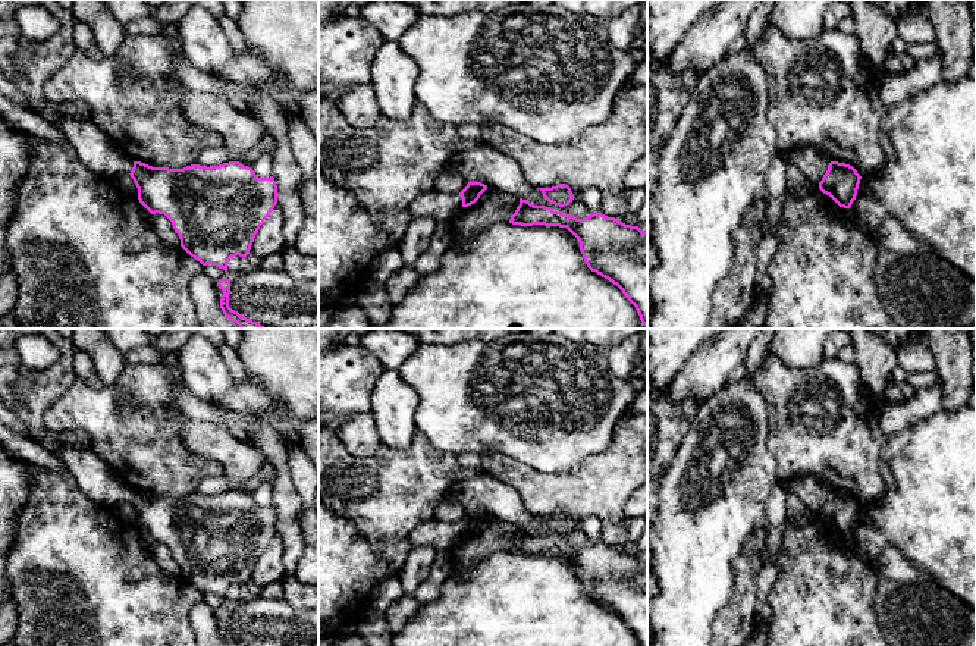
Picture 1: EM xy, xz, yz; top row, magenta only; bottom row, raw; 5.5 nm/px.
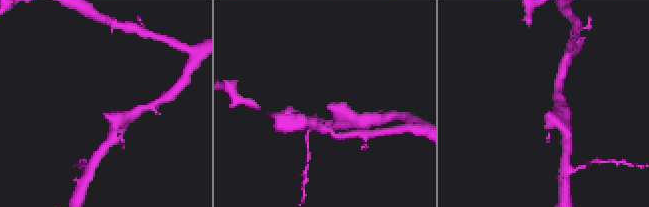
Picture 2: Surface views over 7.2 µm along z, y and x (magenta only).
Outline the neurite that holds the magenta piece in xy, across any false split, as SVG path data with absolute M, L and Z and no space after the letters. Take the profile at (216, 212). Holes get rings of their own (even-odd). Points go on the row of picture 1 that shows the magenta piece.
M60 116L56 126L75 148L79 160L95 175L114 181L129 173L138 188L139 203L151 214L164 214L172 222L181 247L203 266L213 264L227 272L232 257L247 257L260 226L277 204L274 178L258 178L251 167L239 162L210 167L153 167L123 156L92 120Z

